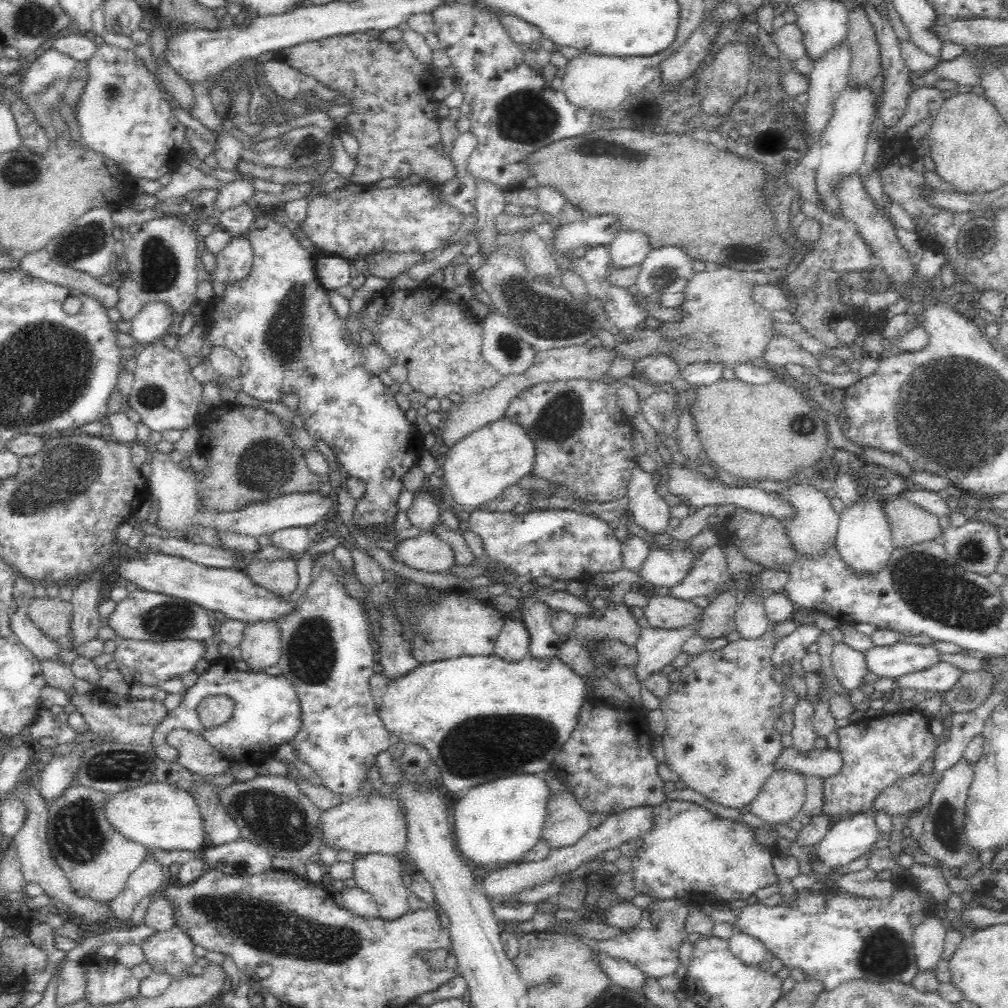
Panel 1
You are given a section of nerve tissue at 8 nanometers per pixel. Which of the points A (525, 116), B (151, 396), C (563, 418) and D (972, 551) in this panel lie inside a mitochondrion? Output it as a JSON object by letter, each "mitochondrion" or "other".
{"A":"mitochondrion","B":"mitochondrion","C":"mitochondrion","D":"mitochondrion"}

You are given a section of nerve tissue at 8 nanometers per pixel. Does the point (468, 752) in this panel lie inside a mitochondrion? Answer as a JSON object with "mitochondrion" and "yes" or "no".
{"mitochondrion":"yes"}

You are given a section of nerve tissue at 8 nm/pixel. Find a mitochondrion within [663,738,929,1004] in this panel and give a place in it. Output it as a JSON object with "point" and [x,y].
{"point":[884,952]}

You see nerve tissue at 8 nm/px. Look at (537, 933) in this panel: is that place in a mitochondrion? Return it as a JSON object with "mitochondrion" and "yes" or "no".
{"mitochondrion":"no"}

